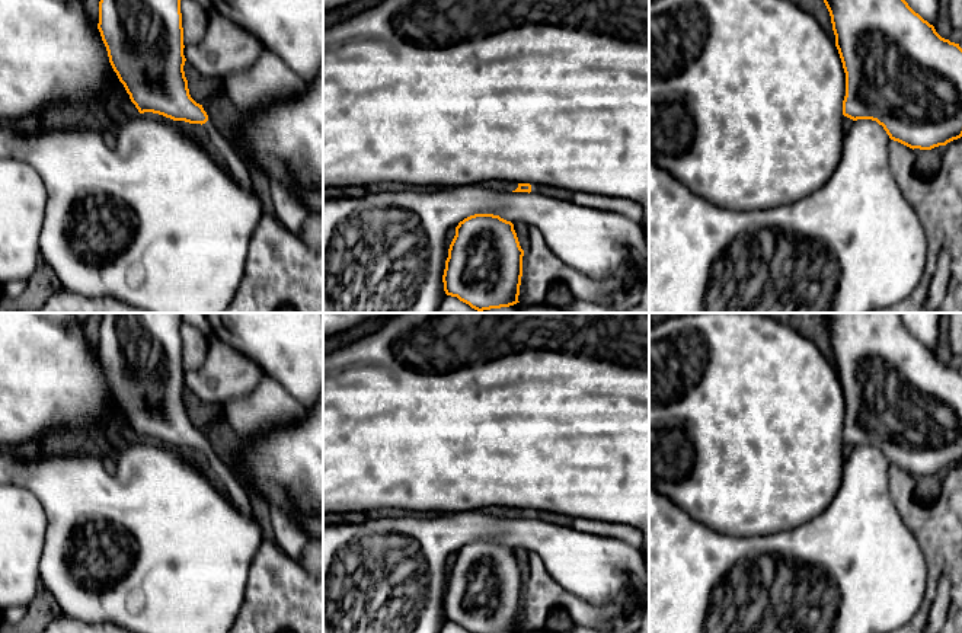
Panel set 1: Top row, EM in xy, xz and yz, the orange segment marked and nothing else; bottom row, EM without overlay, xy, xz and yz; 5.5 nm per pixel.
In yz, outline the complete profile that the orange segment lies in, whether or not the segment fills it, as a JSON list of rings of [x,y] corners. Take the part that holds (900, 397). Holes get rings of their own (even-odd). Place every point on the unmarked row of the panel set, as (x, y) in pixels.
[[[822,313],[835,373],[846,399],[843,457],[857,445],[872,445],[891,466],[910,474],[931,476],[962,463],[962,374],[942,364],[933,351],[904,326],[901,313]]]

